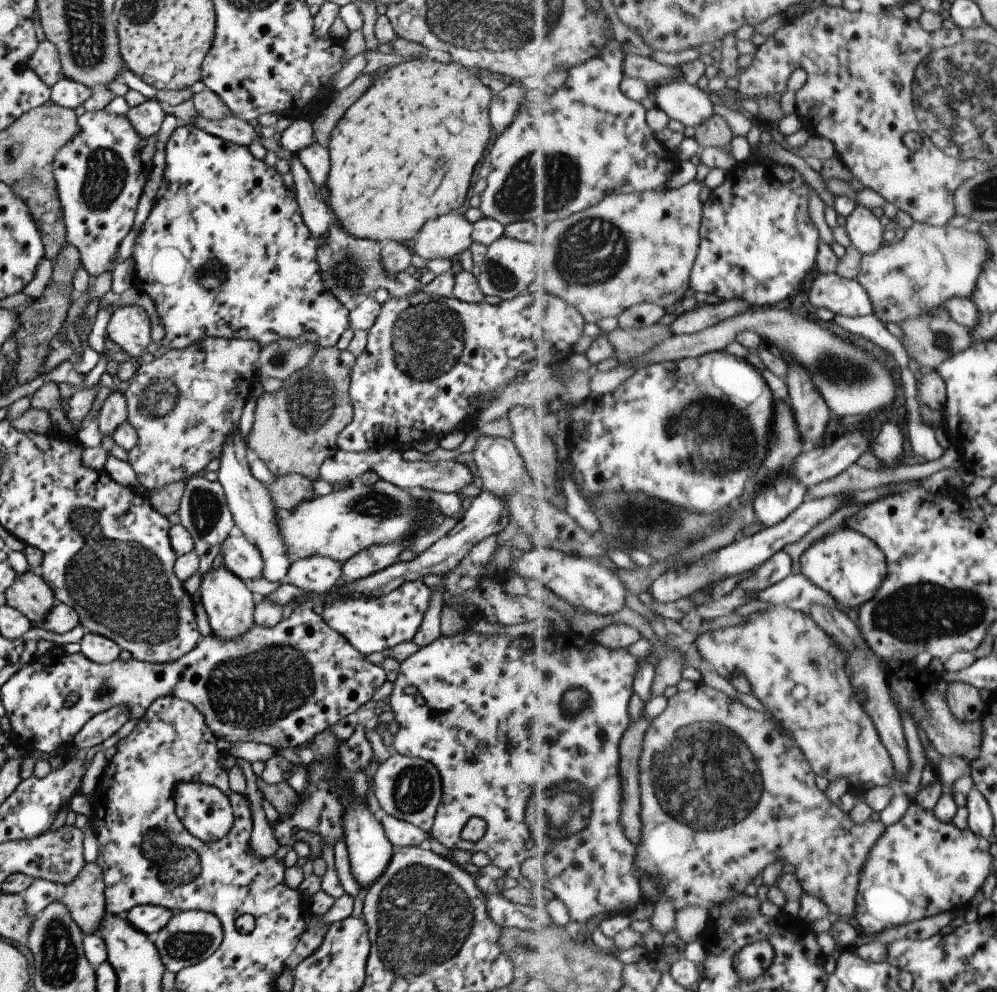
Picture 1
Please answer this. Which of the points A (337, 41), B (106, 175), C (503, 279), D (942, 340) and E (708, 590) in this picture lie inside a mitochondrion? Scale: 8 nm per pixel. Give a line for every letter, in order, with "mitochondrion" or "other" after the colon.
A: other
B: mitochondrion
C: mitochondrion
D: mitochondrion
E: other

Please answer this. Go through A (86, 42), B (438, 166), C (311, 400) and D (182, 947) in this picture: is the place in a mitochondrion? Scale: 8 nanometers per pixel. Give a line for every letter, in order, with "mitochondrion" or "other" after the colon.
A: mitochondrion
B: mitochondrion
C: mitochondrion
D: mitochondrion

